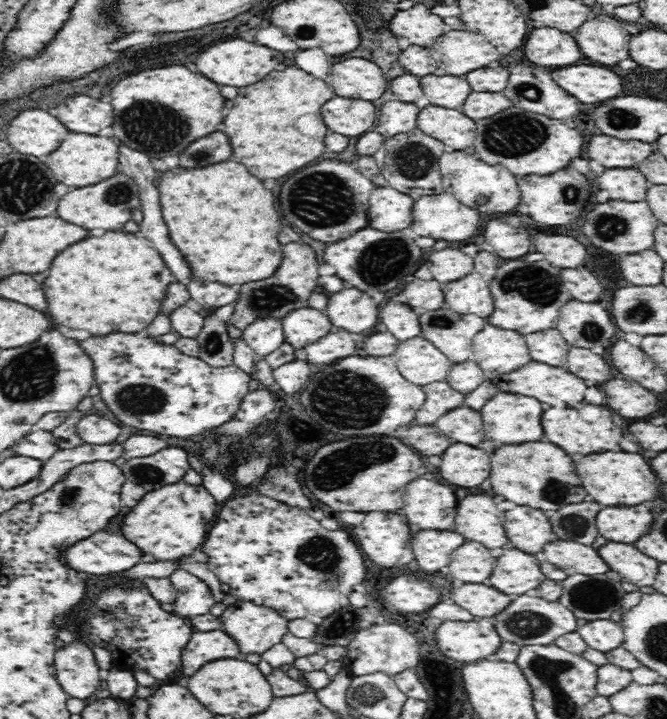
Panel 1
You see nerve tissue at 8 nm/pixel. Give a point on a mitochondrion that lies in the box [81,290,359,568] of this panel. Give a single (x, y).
(137, 400)

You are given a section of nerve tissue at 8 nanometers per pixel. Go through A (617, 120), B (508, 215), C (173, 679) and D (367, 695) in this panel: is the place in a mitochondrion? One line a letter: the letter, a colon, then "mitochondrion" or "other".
A: mitochondrion
B: other
C: other
D: mitochondrion

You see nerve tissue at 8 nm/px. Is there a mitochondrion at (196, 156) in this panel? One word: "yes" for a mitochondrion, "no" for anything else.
yes

